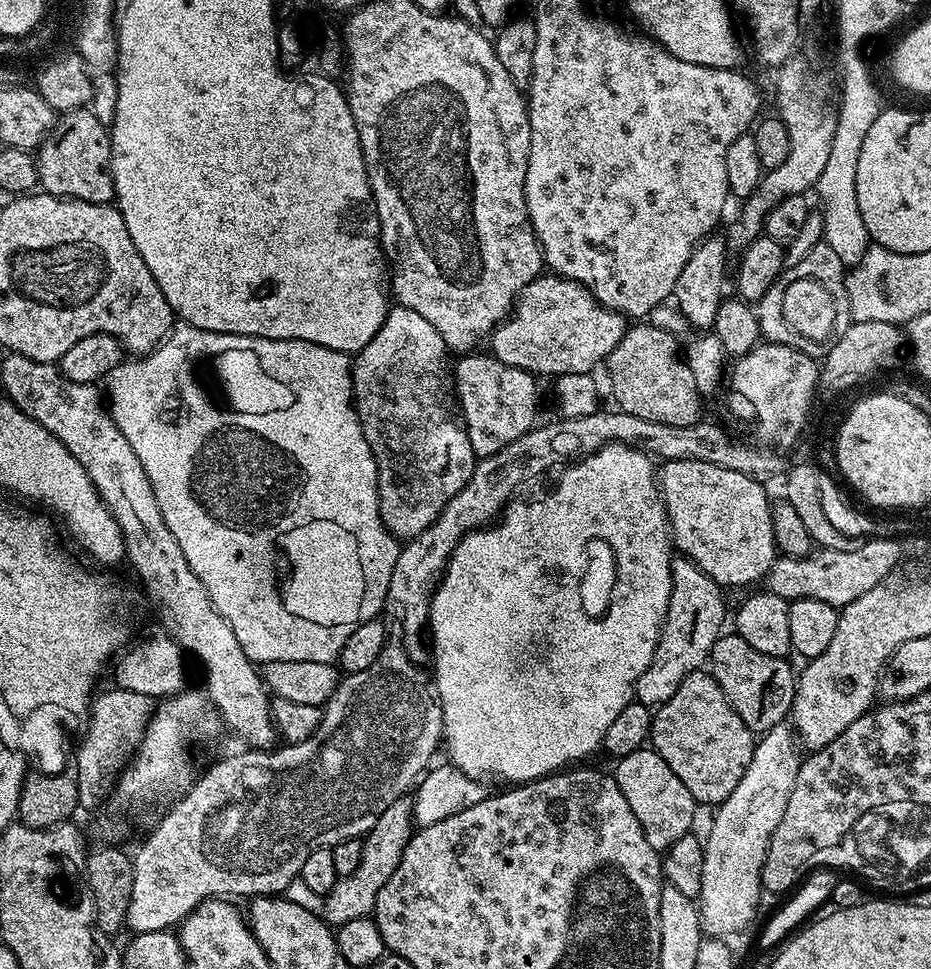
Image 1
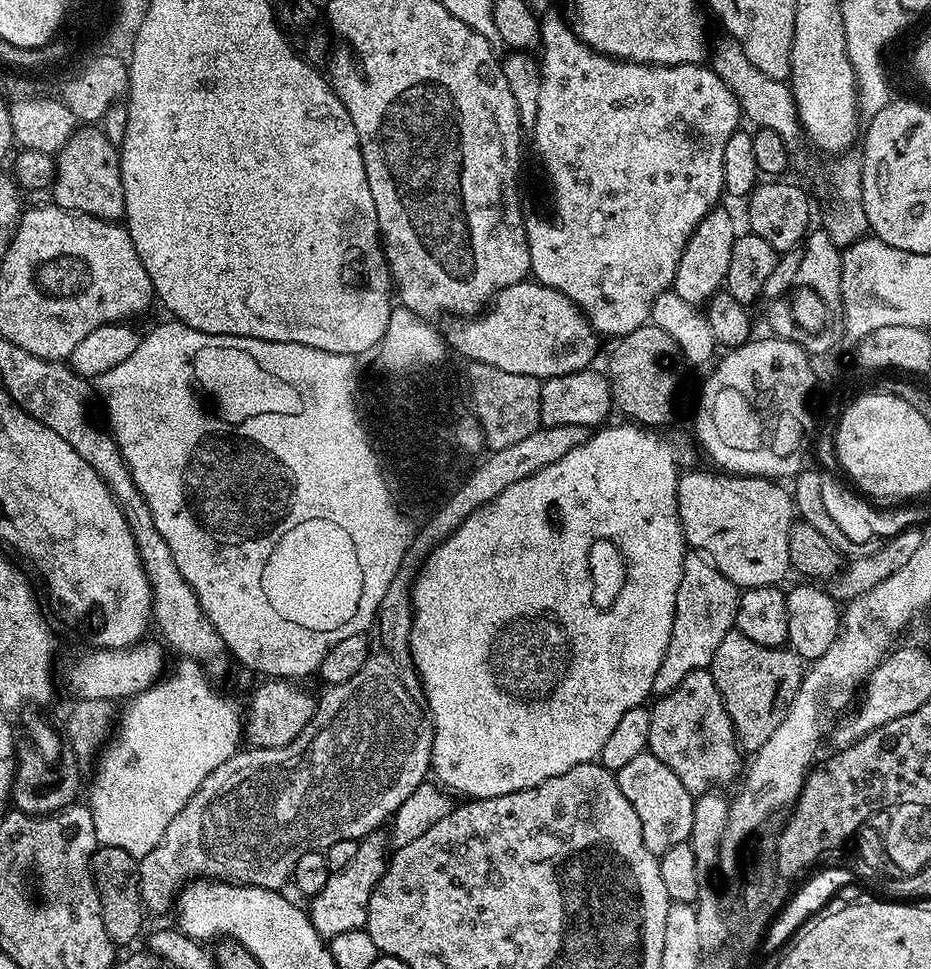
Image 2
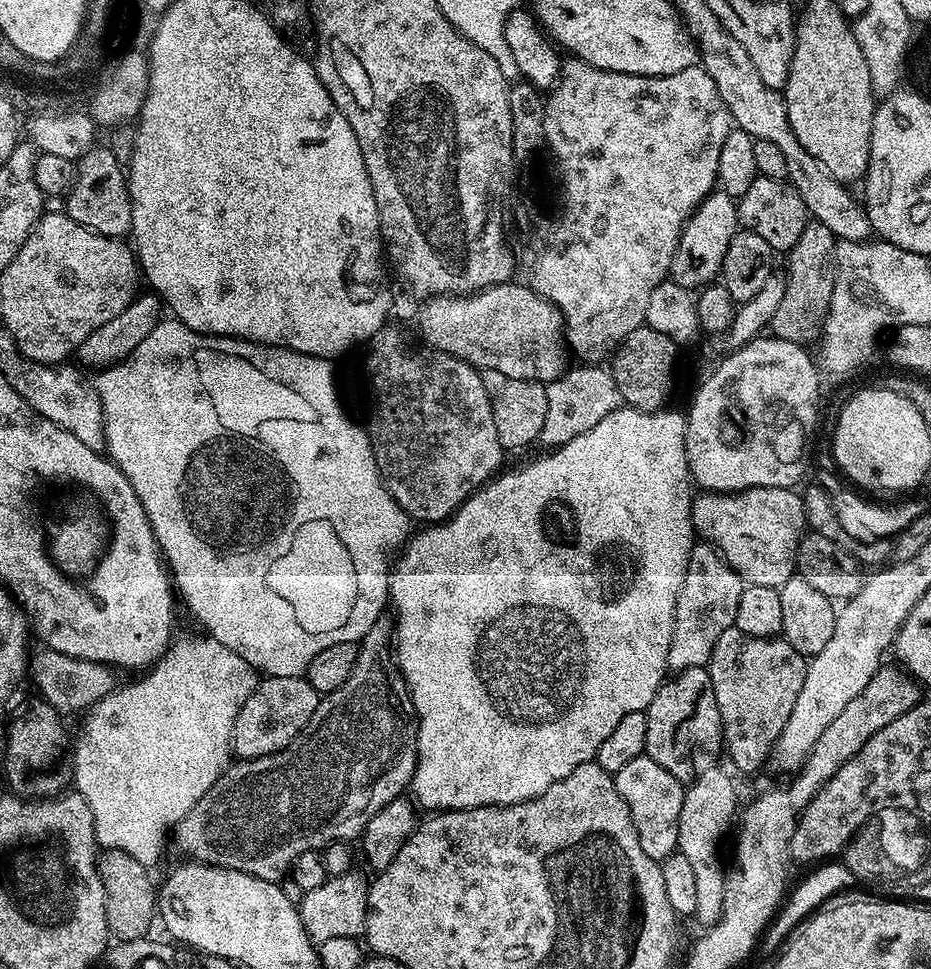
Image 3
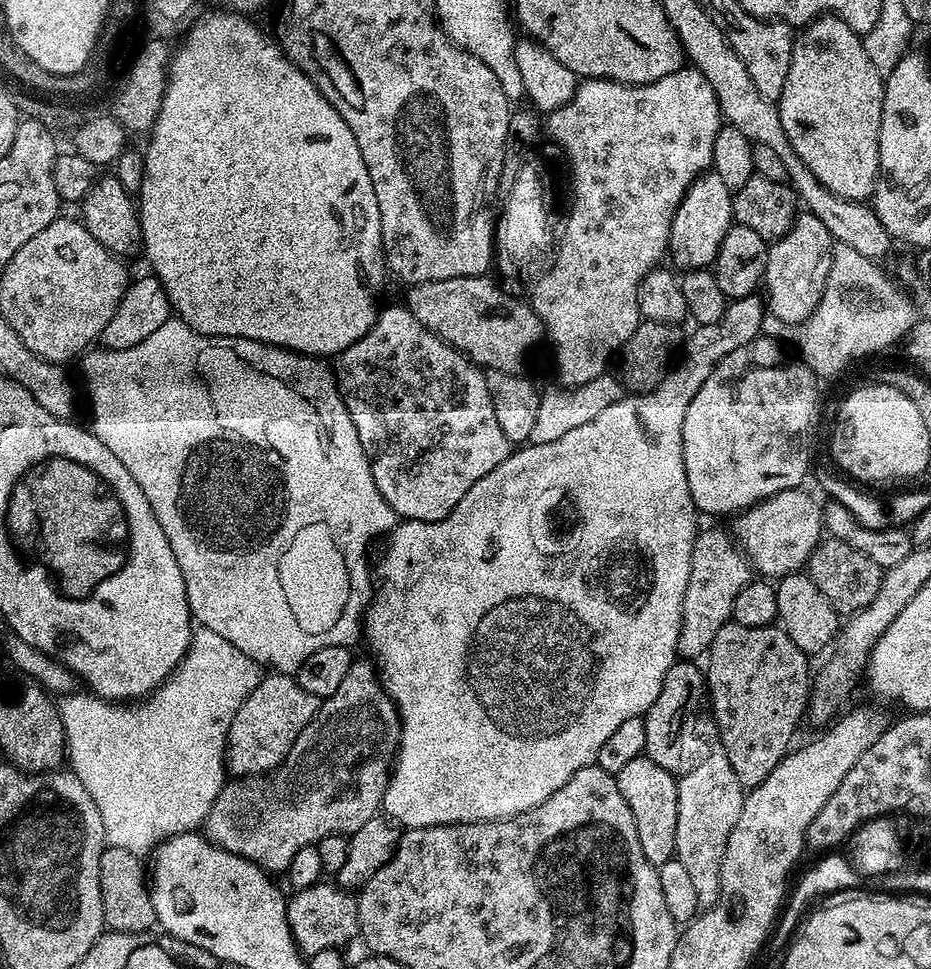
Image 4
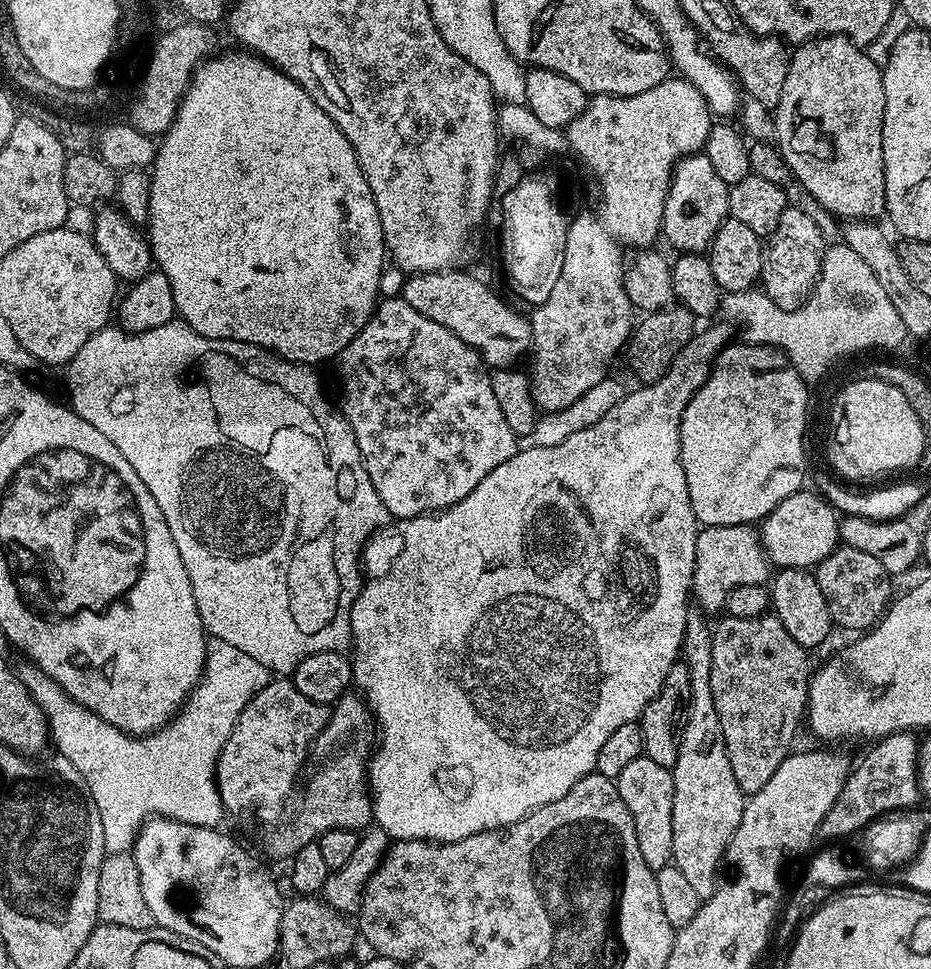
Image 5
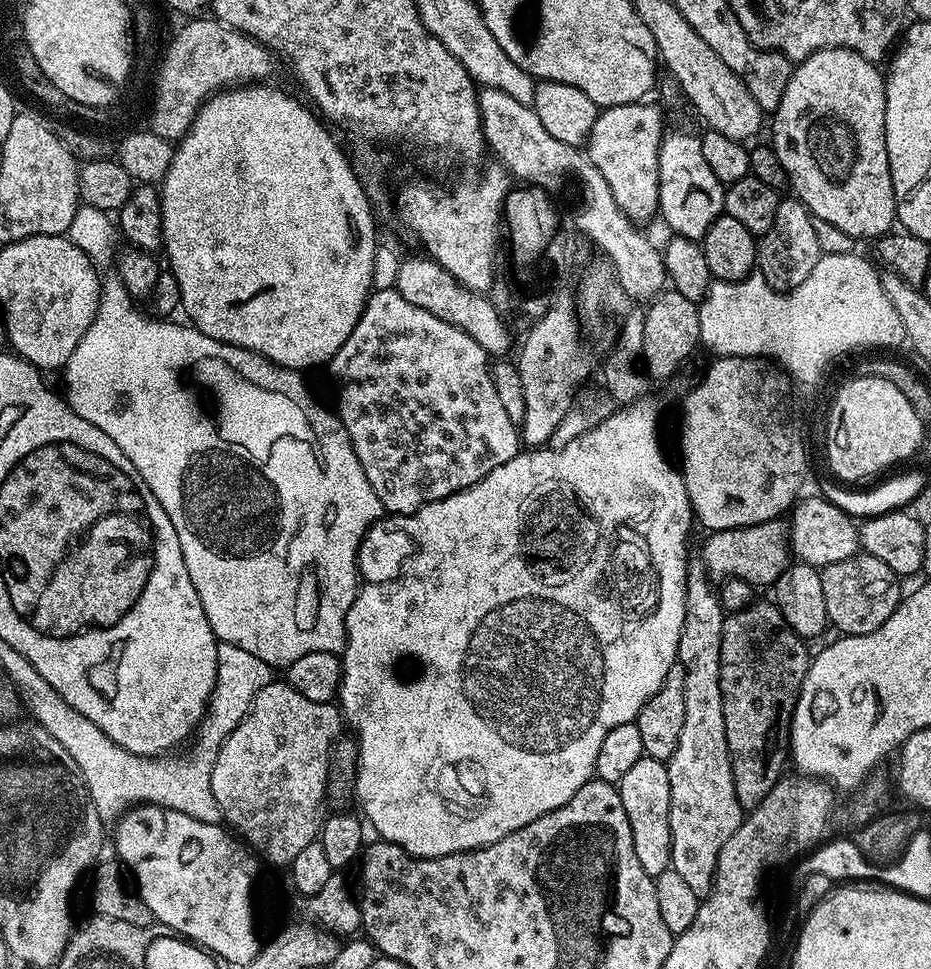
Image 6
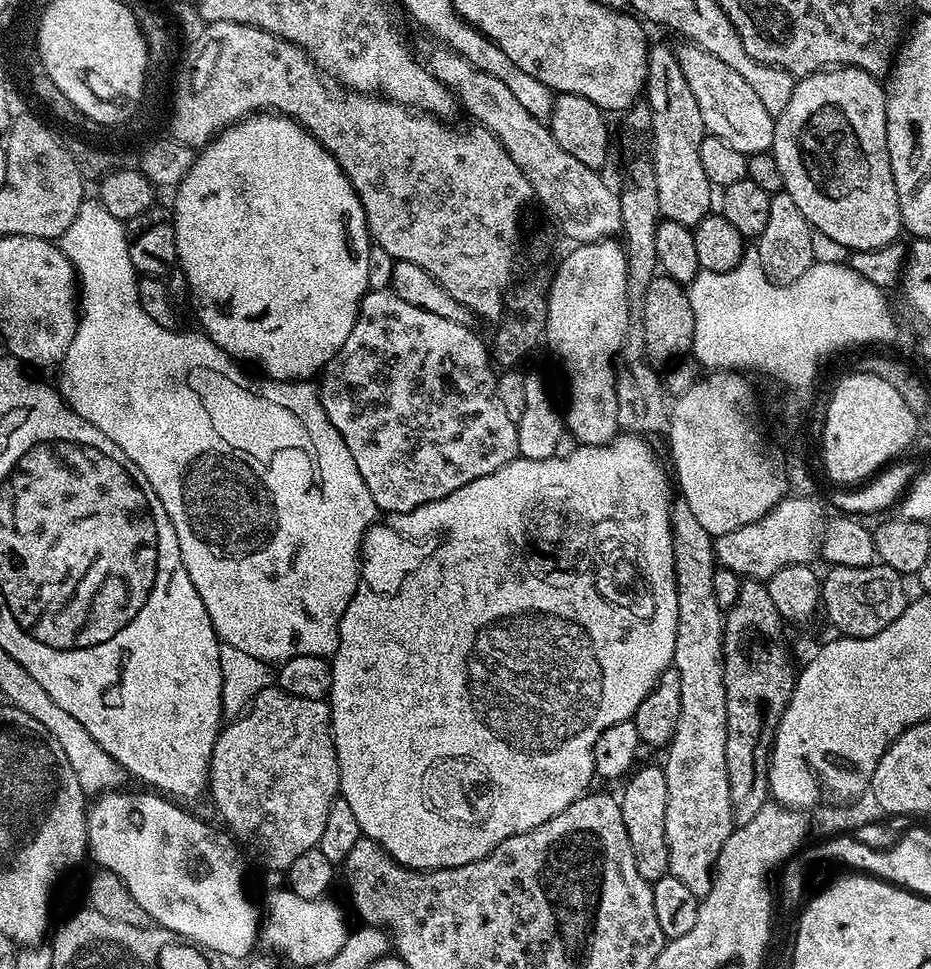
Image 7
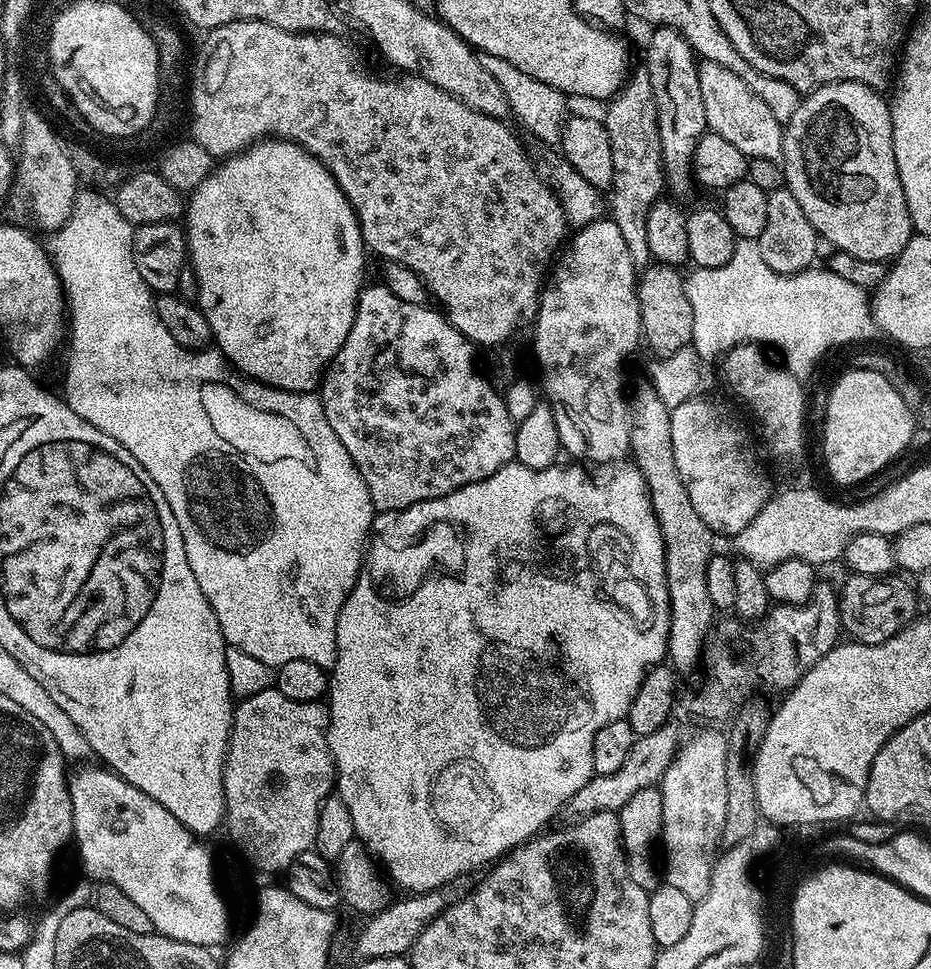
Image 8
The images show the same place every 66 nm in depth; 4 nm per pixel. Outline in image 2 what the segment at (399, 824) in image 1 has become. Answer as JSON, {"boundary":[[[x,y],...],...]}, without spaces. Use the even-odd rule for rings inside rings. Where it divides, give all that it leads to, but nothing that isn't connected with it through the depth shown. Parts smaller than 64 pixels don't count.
{"boundary":[[[377,830],[358,841],[358,854],[350,858],[350,866],[329,875],[326,886],[317,896],[311,897],[307,913],[312,919],[314,930],[325,938],[338,934],[346,934],[346,930],[358,930],[368,923],[368,903],[370,894],[375,890],[376,884],[382,874],[388,869],[390,859],[390,840],[383,831]]]}

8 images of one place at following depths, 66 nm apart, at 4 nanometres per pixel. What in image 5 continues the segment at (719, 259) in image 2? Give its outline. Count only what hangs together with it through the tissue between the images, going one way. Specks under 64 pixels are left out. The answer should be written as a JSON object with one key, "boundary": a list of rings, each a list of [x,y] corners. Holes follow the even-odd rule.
{"boundary":[[[702,154],[686,156],[672,174],[664,203],[663,239],[668,239],[680,254],[700,254],[712,245],[718,226],[728,219],[729,185],[714,174],[710,158]]]}

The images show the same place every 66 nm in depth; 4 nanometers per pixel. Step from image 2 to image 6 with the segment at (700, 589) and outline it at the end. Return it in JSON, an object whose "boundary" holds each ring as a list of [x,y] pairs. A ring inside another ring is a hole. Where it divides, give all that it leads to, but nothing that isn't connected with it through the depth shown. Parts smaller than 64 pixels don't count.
{"boundary":[[[783,519],[767,520],[754,526],[727,528],[707,533],[702,559],[708,567],[713,581],[723,582],[730,578],[742,578],[754,586],[775,585],[776,579],[788,569],[790,563],[790,541],[788,528]]]}

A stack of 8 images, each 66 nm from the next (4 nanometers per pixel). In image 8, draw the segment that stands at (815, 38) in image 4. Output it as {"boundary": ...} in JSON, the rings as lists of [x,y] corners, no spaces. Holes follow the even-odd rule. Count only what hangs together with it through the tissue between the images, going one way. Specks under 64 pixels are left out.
{"boundary":[[[840,80],[837,84],[823,84],[801,99],[794,118],[784,125],[784,183],[798,198],[802,214],[810,218],[817,237],[829,240],[837,252],[845,252],[854,258],[891,261],[899,256],[906,242],[914,235],[910,210],[906,206],[906,194],[898,178],[898,166],[894,162],[894,138],[892,137],[892,109],[877,89],[862,82]]]}

